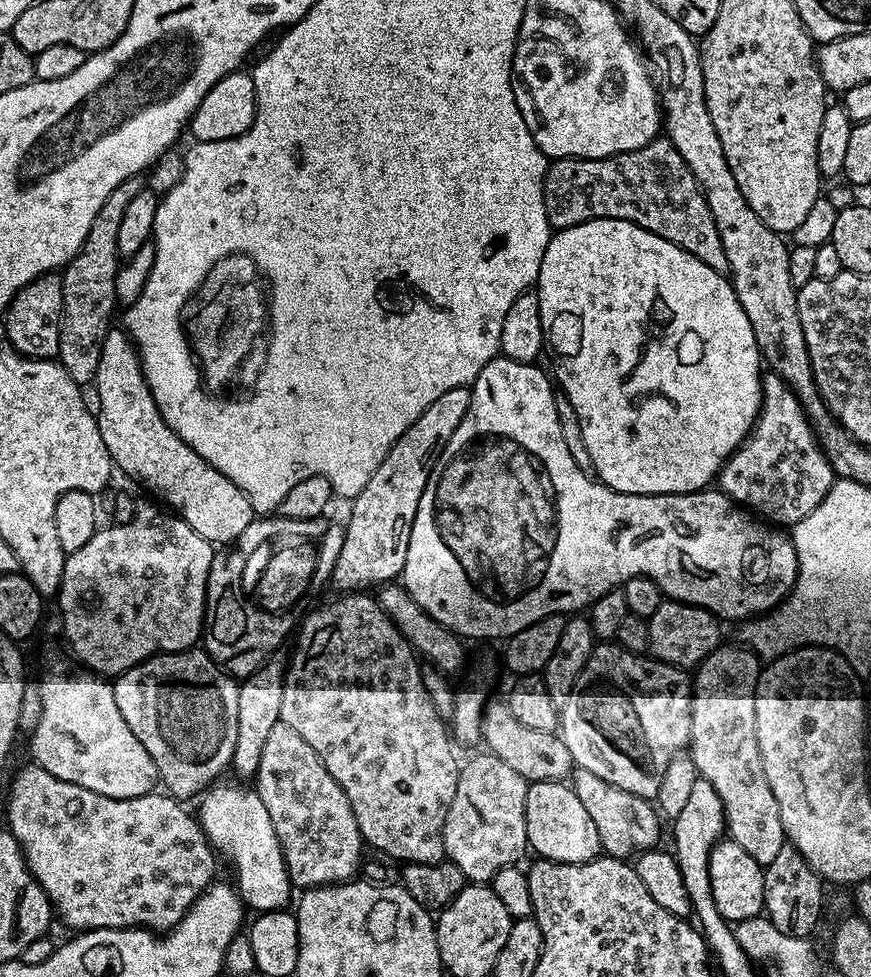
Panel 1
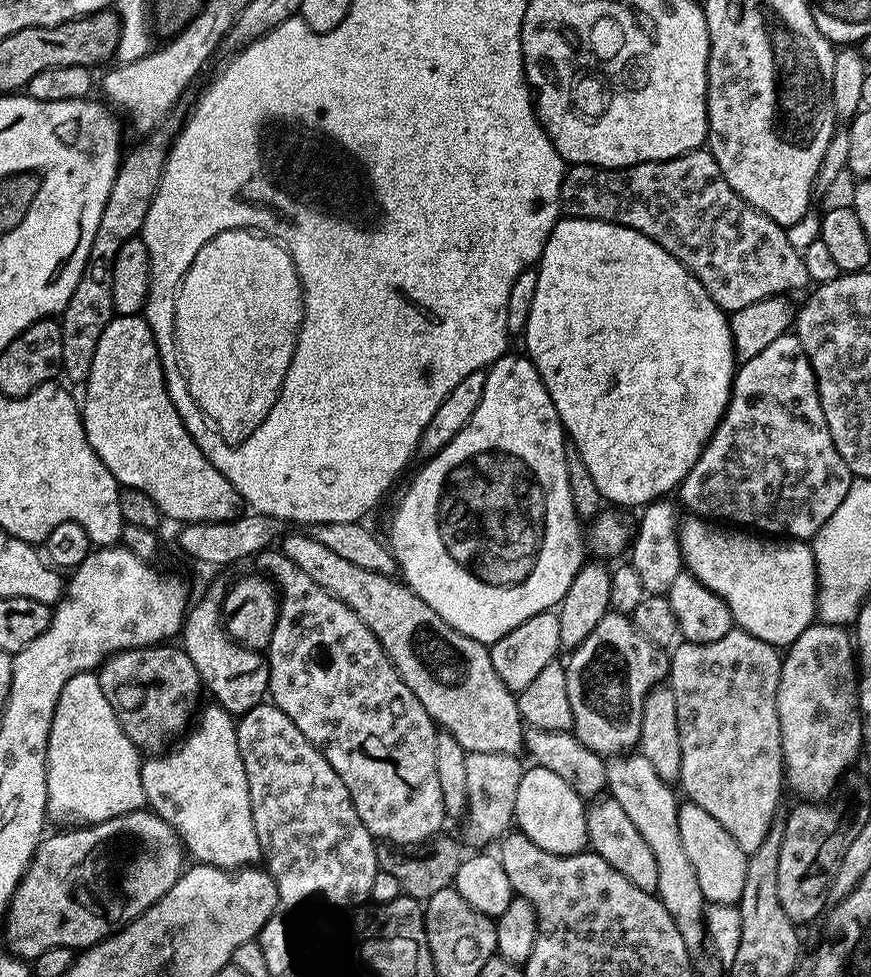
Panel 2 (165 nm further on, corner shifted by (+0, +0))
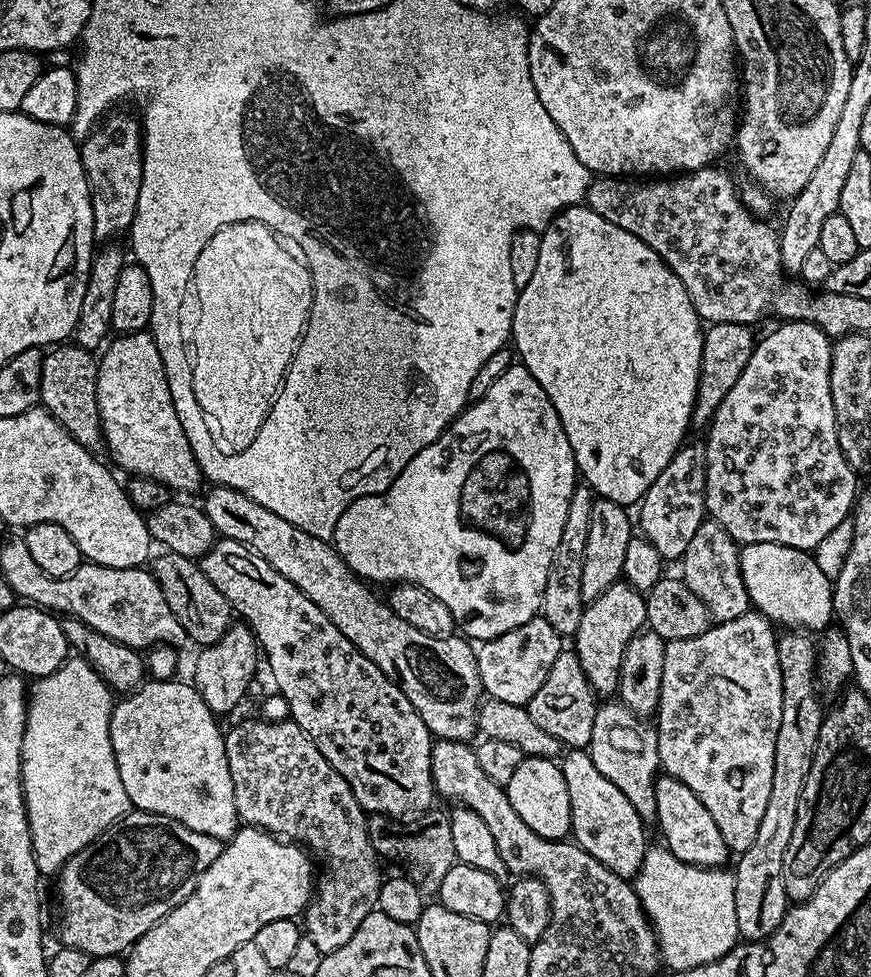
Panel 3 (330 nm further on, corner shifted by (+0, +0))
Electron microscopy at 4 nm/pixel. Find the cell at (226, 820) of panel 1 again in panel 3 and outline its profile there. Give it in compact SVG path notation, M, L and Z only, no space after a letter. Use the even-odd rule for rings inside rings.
M150 680L121 695L112 705L110 742L114 746L118 774L122 774L122 786L126 786L129 805L137 812L153 812L174 818L182 822L182 826L198 830L198 834L227 842L238 831L238 817L234 806L234 782L226 762L224 732L216 725L217 713L208 709L191 683Z

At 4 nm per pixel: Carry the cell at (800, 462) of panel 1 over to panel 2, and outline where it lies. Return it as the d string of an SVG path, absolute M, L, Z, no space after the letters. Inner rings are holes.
M786 334L770 342L762 354L737 367L724 417L690 474L686 474L678 497L679 503L684 503L693 516L743 526L760 534L779 534L808 542L827 525L830 514L842 506L842 498L846 498L846 490L850 490L853 479L852 471L834 446L834 438L830 438L830 426L826 426L826 414L822 414L810 358L806 358L806 350L802 350L798 337Z

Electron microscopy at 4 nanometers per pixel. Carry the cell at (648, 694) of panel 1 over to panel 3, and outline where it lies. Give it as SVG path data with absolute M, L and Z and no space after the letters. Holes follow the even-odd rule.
M626 582L610 586L610 590L585 603L582 622L578 622L574 637L574 650L578 654L578 662L582 662L582 670L586 670L590 686L601 697L611 697L608 695L619 689L622 656L626 654L626 646L630 646L630 638L638 635L647 625L647 605L645 593Z

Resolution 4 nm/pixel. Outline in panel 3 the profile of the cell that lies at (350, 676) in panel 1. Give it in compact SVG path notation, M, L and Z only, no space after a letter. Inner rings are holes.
M220 538L212 545L212 549L205 556L200 557L198 563L202 573L206 574L210 578L210 582L229 600L235 615L247 624L252 633L256 635L263 655L266 657L266 668L268 664L273 678L276 679L277 690L275 689L275 691L283 703L284 700L288 703L287 715L304 732L308 733L308 737L314 742L314 746L318 746L322 758L326 758L326 762L330 762L330 766L334 766L334 770L338 770L338 774L342 774L342 778L346 778L354 798L358 798L360 807L364 809L365 813L393 818L407 818L433 807L434 800L432 800L432 796L437 795L436 786L432 783L432 745L434 737L431 730L426 726L426 722L422 722L418 710L414 710L414 706L410 706L410 698L406 698L406 694L402 694L402 690L397 684L392 680L388 680L386 674L382 674L382 670L378 670L378 666L374 666L374 662L370 662L370 658L366 658L361 654L352 645L350 638L346 638L346 634L342 634L342 630L338 630L338 626L334 626L334 622L330 622L330 618L326 618L326 614L322 614L322 610L318 610L318 606L314 606L314 602L310 602L310 598L306 598L306 594L302 594L302 590L298 590L298 586L294 586L294 582L290 582L290 578L282 578L282 574L278 574L278 570L274 570L274 566L270 566L270 562L266 562L266 558L262 558L252 548L247 548L242 542Z

